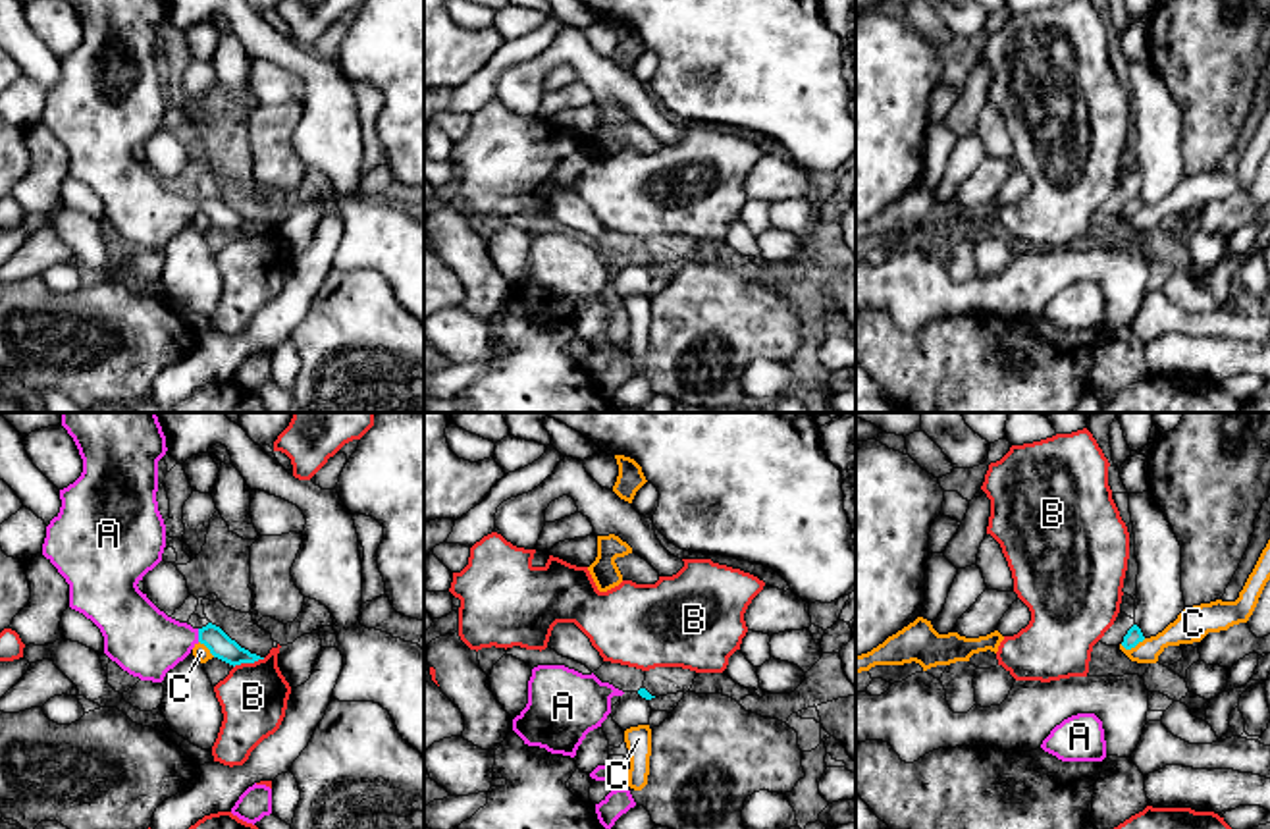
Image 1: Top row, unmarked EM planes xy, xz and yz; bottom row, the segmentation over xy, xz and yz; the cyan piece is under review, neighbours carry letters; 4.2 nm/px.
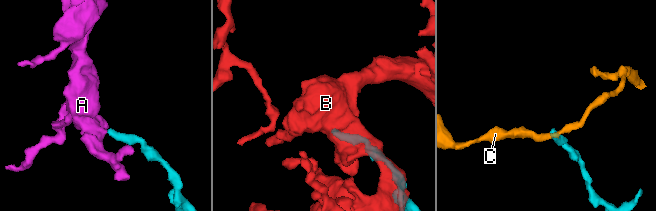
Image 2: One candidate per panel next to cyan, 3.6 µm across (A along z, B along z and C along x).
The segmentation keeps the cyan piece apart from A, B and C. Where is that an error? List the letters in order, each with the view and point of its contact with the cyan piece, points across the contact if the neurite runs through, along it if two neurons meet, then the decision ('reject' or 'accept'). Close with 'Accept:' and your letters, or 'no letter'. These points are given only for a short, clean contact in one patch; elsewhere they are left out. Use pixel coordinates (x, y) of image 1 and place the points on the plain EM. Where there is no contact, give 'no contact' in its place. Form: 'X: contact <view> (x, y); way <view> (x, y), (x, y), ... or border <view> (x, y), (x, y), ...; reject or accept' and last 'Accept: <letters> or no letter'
A: contact xy (199, 203); way xy (214, 207), (199, 203), (174, 209), (143, 209); accept
B: contact xy (249, 230); border xy (264, 226), (234, 236); reject
C: contact yz (1132, 214); border yz (1145, 207), (1130, 216), (1120, 213); reject
Accept: A

